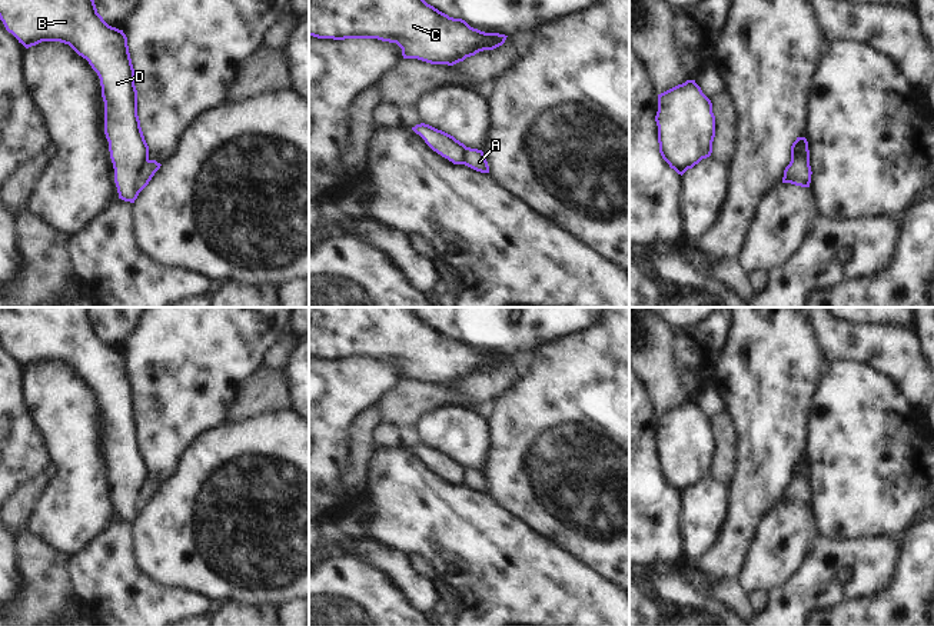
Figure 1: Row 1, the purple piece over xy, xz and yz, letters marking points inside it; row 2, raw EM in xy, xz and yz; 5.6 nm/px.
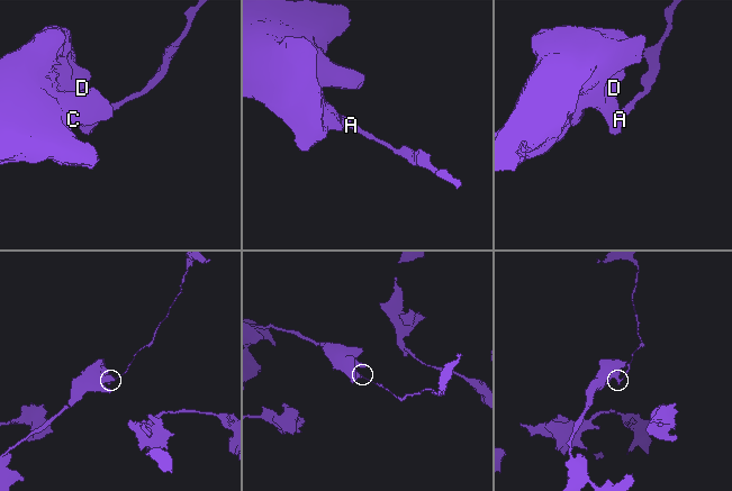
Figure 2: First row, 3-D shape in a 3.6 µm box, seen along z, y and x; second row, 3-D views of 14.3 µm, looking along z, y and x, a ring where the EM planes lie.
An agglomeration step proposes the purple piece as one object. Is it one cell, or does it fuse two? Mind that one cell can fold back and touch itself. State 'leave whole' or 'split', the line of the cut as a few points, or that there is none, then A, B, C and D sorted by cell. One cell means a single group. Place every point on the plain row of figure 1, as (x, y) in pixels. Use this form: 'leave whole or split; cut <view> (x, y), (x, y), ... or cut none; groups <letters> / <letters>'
split; cut xy (148, 479), (140, 489), (138, 512); groups A / B C D

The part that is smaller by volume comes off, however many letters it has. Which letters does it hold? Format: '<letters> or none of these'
A

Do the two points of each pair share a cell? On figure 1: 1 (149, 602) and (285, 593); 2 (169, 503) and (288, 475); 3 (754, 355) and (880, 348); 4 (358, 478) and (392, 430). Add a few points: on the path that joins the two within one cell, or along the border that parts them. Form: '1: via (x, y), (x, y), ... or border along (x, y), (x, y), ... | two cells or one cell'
1: border along (176, 586), (205, 593), (210, 599) | two cells
2: via (199, 503), (245, 503), (249, 499), (258, 499) | one cell
3: border along (805, 322), (821, 358), (827, 363) | two cells
4: border along (384, 422), (372, 432), (372, 443), (376, 450) | two cells

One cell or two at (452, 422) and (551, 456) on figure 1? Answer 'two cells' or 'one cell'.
two cells

